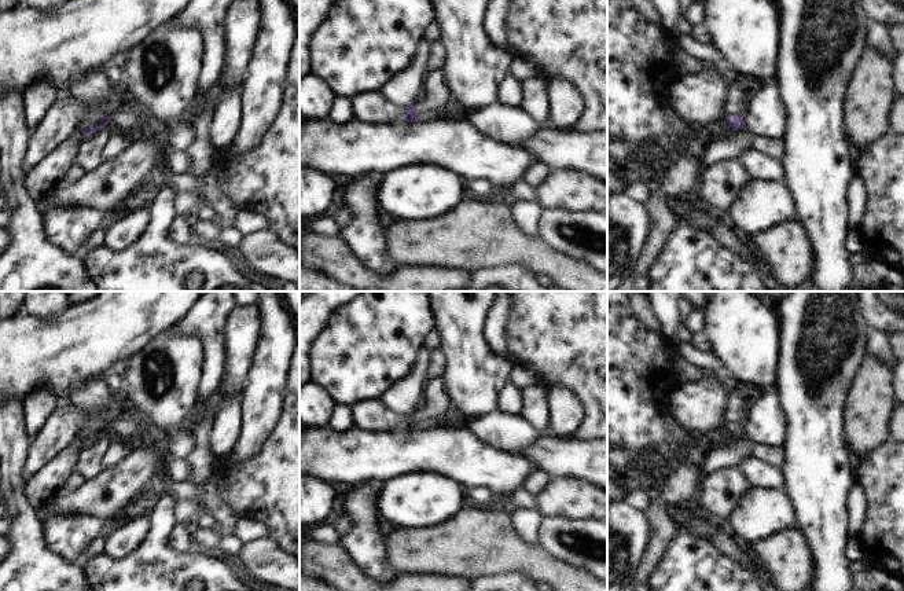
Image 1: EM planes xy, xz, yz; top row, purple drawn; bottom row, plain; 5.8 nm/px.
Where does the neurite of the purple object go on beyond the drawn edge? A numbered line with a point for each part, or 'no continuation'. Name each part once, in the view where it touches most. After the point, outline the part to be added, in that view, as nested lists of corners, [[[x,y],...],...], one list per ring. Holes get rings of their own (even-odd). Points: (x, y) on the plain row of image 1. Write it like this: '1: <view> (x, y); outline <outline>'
1: xz (434, 403); outline [[[442,377],[429,379],[420,407],[416,410],[420,426],[427,423],[440,423],[451,400],[447,394]]]

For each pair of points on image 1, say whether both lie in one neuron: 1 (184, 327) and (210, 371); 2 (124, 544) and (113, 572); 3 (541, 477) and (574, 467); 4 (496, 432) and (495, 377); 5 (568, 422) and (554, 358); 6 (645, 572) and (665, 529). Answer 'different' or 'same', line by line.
1: same
2: different
3: different
4: different
5: different
6: same

